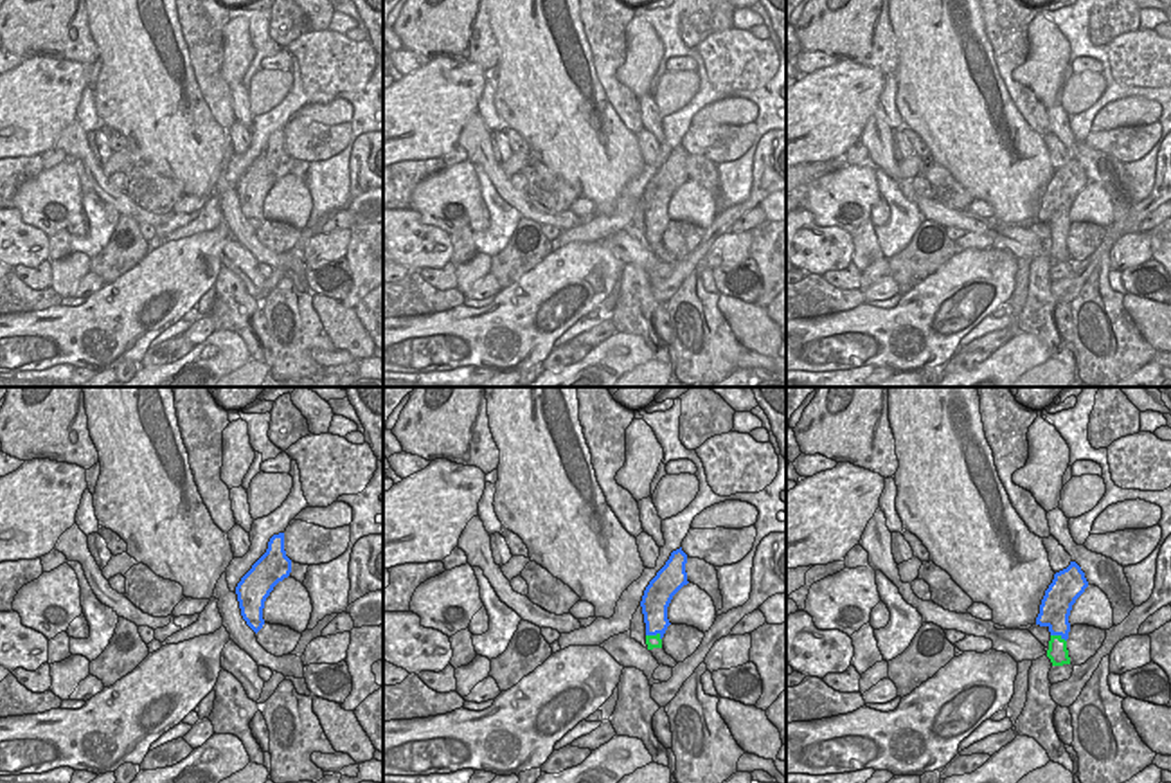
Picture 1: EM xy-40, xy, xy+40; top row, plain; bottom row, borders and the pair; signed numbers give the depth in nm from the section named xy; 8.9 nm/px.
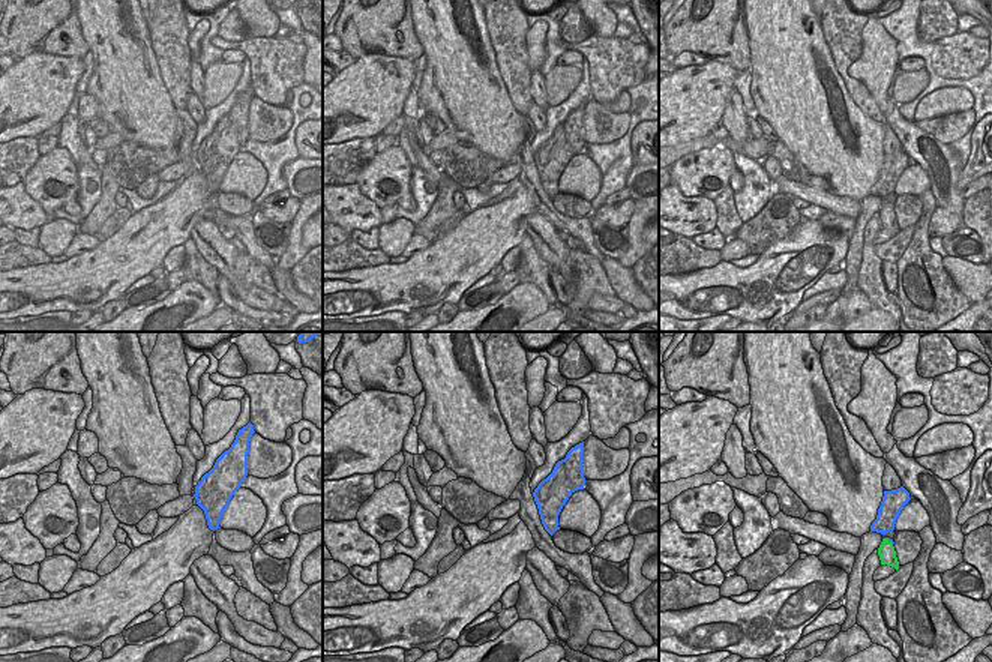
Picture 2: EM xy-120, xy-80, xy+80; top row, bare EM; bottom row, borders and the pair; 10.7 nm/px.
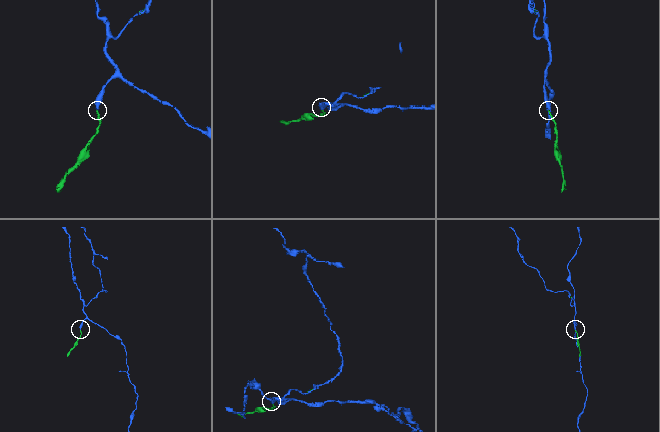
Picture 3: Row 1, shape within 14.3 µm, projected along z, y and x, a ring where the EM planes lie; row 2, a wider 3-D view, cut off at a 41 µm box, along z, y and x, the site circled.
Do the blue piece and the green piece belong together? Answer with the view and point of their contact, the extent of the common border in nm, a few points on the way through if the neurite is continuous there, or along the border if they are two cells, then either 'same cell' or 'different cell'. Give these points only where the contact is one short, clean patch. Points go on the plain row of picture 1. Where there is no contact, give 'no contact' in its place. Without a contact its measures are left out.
meets blue in xy at (655, 231); contact 150 nm long; different cell

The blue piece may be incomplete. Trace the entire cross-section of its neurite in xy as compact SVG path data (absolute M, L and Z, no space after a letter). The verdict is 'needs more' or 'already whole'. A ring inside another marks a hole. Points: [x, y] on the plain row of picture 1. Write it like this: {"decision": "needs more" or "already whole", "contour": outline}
{"decision": "already whole", "contour": "M680 146L673 148L666 162L657 169L644 187L640 203L646 220L646 232L664 234L667 223L667 203L673 193L687 182L685 169L687 151Z"}

